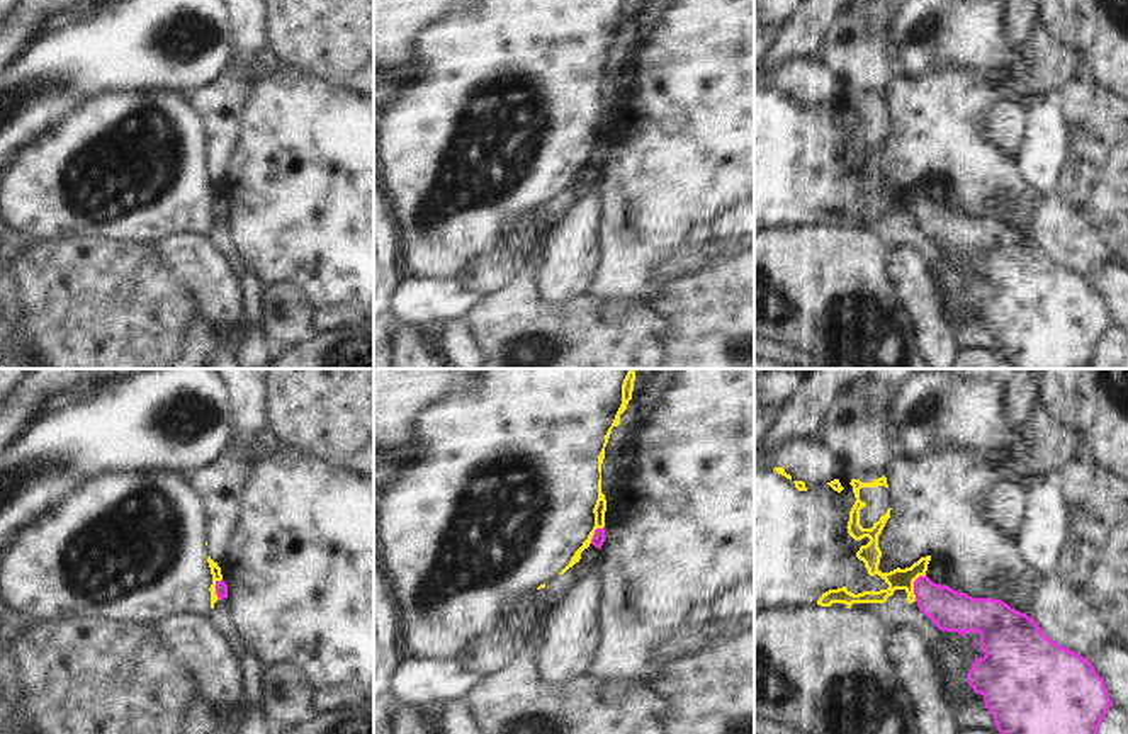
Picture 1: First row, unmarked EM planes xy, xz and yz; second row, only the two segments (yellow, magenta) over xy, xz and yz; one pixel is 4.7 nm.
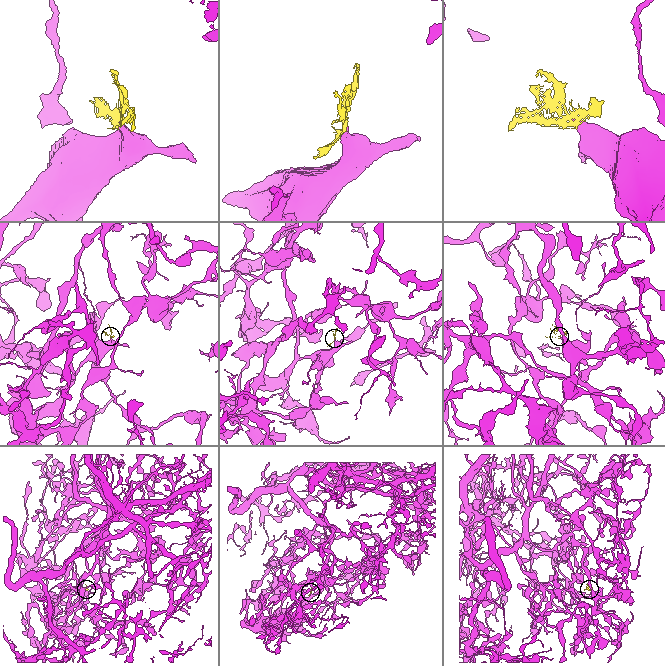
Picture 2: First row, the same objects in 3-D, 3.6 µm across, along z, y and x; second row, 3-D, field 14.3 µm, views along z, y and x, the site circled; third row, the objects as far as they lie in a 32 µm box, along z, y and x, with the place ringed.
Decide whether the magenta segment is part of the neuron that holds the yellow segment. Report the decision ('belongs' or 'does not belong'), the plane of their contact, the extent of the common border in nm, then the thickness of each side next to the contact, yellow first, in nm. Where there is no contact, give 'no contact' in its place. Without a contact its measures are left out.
does not belong; contact in yz; length 140 nm; calibres 100 and 190 nm

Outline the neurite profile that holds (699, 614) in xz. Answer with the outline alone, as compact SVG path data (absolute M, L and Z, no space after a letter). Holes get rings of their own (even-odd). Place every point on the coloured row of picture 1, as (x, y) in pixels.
M695 603L685 613L685 625L702 625L707 624L710 618L713 618L710 603Z

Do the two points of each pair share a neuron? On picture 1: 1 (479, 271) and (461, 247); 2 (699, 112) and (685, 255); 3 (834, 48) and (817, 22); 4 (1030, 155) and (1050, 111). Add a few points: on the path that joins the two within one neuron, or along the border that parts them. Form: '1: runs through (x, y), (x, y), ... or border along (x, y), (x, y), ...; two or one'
1: border along (501, 245), (481, 254), (457, 277); two
2: border along (683, 243), (651, 269); two
3: border along (834, 17), (816, 51); two
4: runs through (1040, 145), (1047, 138), (1047, 121); one

